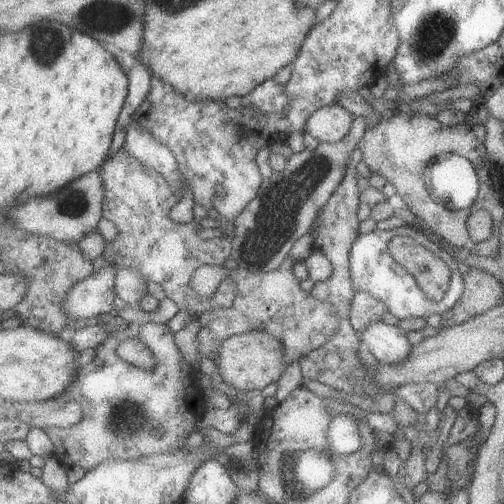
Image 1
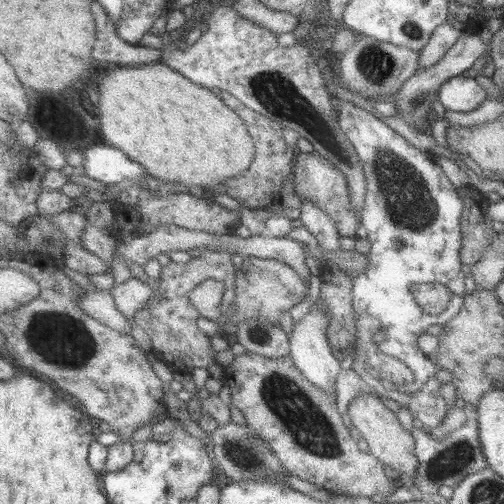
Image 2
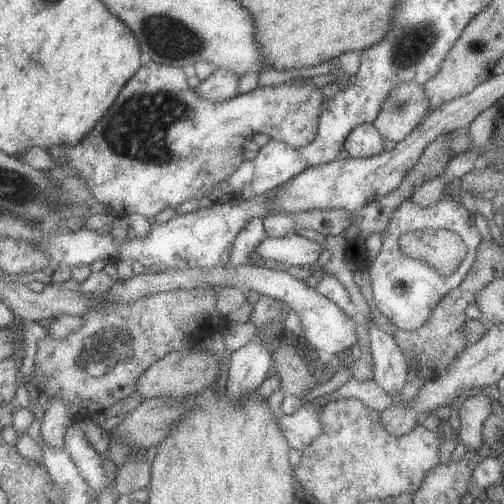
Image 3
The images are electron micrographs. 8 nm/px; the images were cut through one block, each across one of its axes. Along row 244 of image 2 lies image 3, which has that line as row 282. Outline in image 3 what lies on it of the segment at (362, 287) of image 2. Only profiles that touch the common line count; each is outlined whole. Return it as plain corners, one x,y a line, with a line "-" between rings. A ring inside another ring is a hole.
445,196
443,202
439,202
437,206
431,206
431,208
425,208
425,206
417,204
413,198
403,202
403,206
397,208
391,214
391,224
389,224
387,234
383,236
381,252
379,252
377,260
371,264
371,268
367,272
369,278
371,278
373,300
375,300
377,308
381,310
381,314
385,314
399,328
399,332
413,332
413,330
423,328
431,320
435,310
439,308
441,300
449,292
453,292
455,288
459,288
463,284
467,272
471,270
473,262
477,260
477,254
479,254
477,250
479,250
481,242
483,242
483,236
481,236
479,228
475,226
475,216
469,214
457,198
-
429,228
433,228
433,230
451,230
451,232
457,232
457,234
463,236
463,244
467,246
467,256
463,258
463,264
455,274
443,276
435,268
403,254
401,244
399,244
401,236
409,234
409,232
429,230

